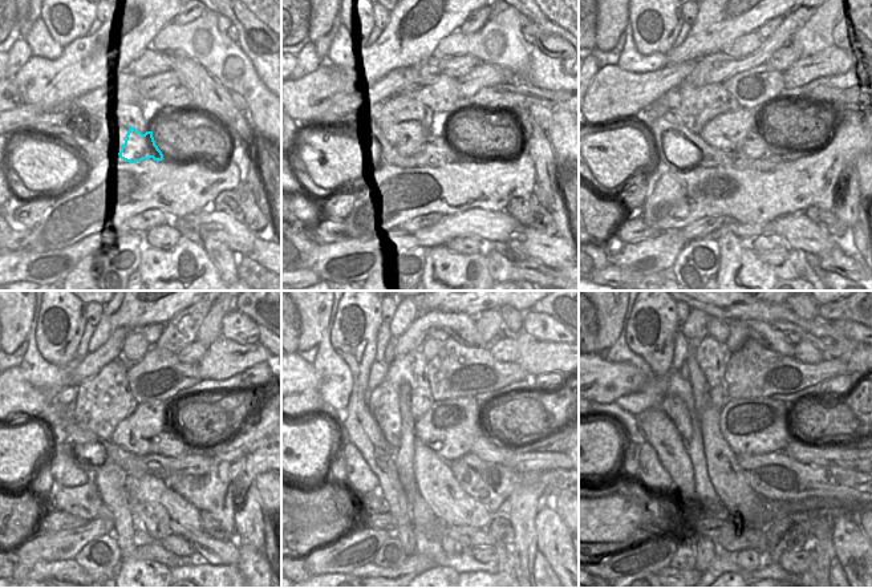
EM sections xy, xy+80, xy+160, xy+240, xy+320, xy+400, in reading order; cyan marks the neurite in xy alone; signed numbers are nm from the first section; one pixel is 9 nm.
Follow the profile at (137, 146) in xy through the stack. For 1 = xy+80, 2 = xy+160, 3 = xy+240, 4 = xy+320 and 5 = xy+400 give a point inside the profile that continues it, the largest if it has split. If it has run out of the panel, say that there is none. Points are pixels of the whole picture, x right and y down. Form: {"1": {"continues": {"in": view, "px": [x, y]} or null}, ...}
{"1": {"continues": {"in": "xy+80", "px": [438, 150]}}, "2": {"continues": {"in": "xy+160", "px": [765, 155]}}, "3": {"continues": {"in": "xy+240", "px": [178, 455]}}, "4": {"continues": {"in": "xy+320", "px": [486, 447]}}, "5": {"continues": {"in": "xy+400", "px": [847, 457]}}}

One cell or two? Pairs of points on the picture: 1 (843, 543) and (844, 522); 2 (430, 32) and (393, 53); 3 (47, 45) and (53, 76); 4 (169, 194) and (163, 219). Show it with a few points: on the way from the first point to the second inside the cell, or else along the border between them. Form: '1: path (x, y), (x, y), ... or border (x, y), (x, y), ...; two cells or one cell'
1: path (844, 538), (844, 527); one cell
2: path (421, 36), (413, 39), (402, 48); one cell
3: border (64, 48), (63, 53), (53, 60), (33, 55); two cells
4: border (134, 215), (149, 210), (163, 210), (178, 217); two cells

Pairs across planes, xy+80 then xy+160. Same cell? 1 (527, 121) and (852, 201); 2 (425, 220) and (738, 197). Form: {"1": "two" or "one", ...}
{"1": "one", "2": "two"}

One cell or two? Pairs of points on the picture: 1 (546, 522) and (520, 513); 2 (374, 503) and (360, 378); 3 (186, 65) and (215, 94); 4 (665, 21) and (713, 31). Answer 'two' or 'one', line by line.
1: two
2: two
3: one
4: two

